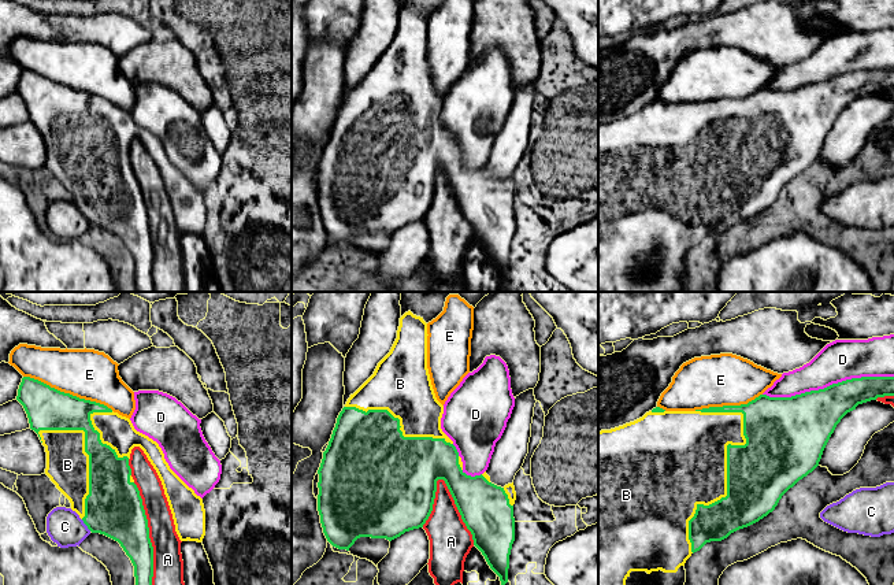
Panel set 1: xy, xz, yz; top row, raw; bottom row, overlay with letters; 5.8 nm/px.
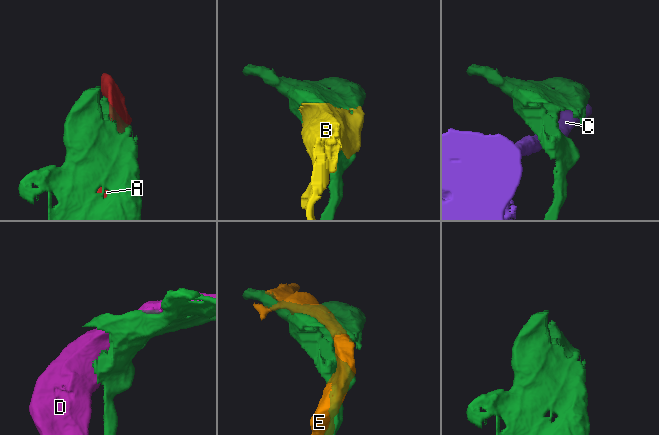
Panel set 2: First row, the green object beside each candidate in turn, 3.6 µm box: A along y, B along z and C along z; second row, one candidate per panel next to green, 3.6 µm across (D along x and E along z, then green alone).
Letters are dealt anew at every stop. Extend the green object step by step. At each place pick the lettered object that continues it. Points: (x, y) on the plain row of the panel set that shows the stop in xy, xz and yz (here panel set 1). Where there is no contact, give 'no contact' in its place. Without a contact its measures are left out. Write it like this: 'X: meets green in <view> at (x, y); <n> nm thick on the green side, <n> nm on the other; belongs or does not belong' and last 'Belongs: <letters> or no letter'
A: meets green in xz at (457, 202); 300 nm thick on the green side, 240 nm on the other; does not belong
B: meets green in yz at (727, 177); 380 nm thick on the green side, 440 nm on the other; belongs
C: meets green in xy at (85, 217); 340 nm thick on the green side, 200 nm on the other; does not belong
D: meets green in yz at (827, 80); 340 nm thick on the green side, 240 nm on the other; does not belong
E: meets green in xy at (69, 86); 260 nm thick on the green side, 300 nm on the other; does not belong
Belongs: B

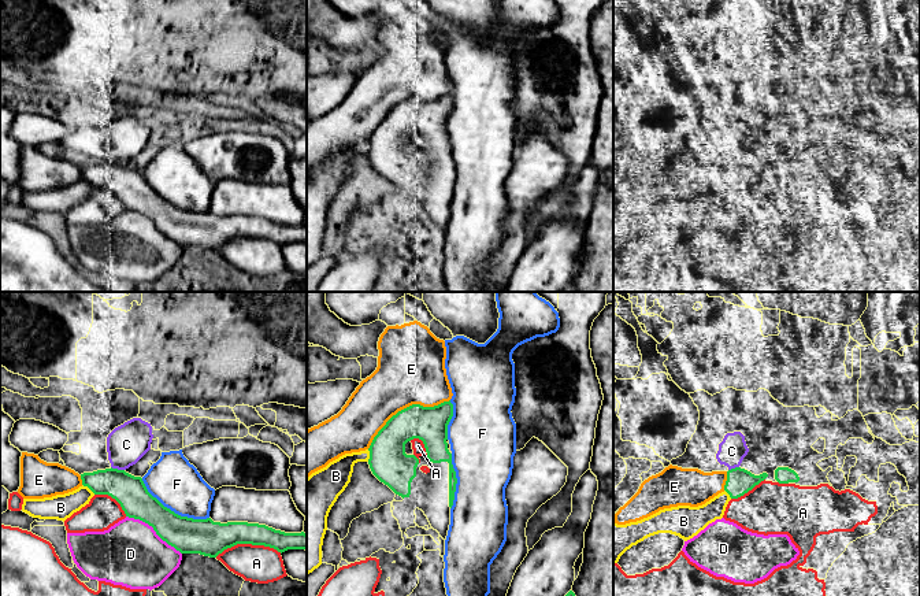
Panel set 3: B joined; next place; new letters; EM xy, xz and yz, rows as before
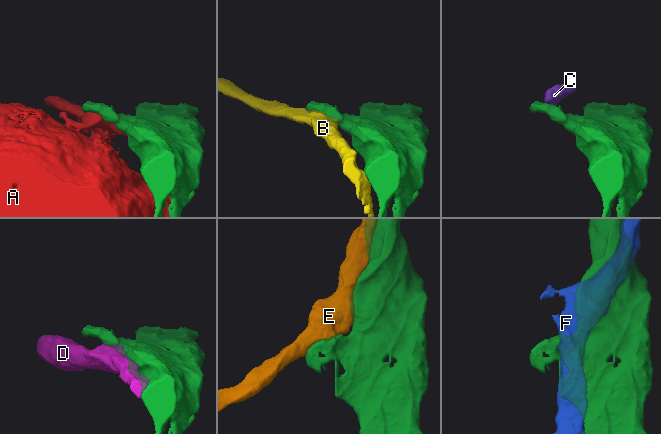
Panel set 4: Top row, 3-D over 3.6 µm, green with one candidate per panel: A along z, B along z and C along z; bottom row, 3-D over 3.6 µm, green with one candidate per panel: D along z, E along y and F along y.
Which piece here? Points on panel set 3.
A: meets green in xy at (248, 236); 200 nm thick on the green side, 220 nm on the other; does not belong
B: meets green in xy at (89, 181); 190 nm thick on the green side, 150 nm on the other; does not belong
C: meets green in xy at (117, 162); 190 nm thick on the green side, 240 nm on the other; does not belong
D: meets green in xy at (154, 222); 200 nm thick on the green side, 380 nm on the other; does not belong
E: meets green in xz at (404, 102); 200 nm thick on the green side, 400 nm on the other; does not belong
F: meets green in xy at (173, 204); 200 nm thick on the green side, 280 nm on the other; does not belong
Belongs: no letter

